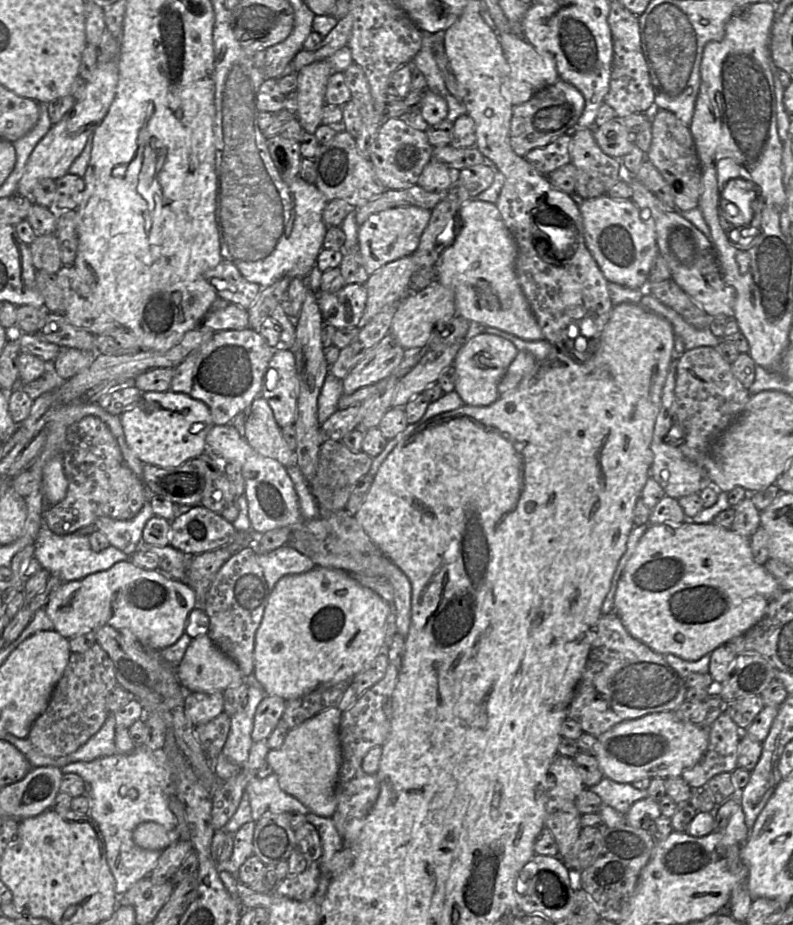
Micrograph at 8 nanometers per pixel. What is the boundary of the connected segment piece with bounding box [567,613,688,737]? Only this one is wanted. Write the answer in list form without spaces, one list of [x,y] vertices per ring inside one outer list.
[[[609,613],[602,615],[597,623],[582,677],[567,709],[567,717],[579,723],[584,732],[598,737],[622,721],[651,713],[675,711],[685,701],[687,690],[684,678],[667,663],[663,655],[634,638],[620,617]]]

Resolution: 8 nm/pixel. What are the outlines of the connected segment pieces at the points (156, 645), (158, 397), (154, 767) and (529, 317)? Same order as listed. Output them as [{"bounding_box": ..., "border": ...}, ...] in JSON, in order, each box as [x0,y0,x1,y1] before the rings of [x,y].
[{"bounding_box":[45,561,197,651],"border":[[[131,561],[114,564],[106,571],[96,572],[82,580],[63,583],[52,595],[45,610],[53,622],[53,630],[67,639],[103,626],[116,630],[127,629],[145,648],[161,651],[177,642],[185,633],[191,611],[197,607],[195,591],[187,584],[175,580],[160,570],[147,571]]]},{"bounding_box":[119,390,214,468],"border":[[[170,390],[143,392],[134,406],[128,408],[119,417],[129,449],[144,465],[149,464],[160,468],[178,467],[205,453],[206,436],[214,426],[209,408],[204,402]]]},{"bounding_box":[61,746,177,896],"border":[[[137,746],[128,754],[115,754],[90,762],[72,762],[61,768],[63,774],[74,773],[87,784],[90,800],[89,816],[100,828],[106,848],[106,860],[115,880],[115,892],[122,896],[138,880],[155,868],[161,852],[139,847],[133,841],[133,831],[142,822],[153,821],[167,830],[174,830],[177,819],[169,808],[169,798],[177,795],[173,769],[165,750],[150,750]]]},{"bounding_box":[436,199,544,340],"border":[[[470,199],[460,209],[453,243],[439,257],[436,280],[454,292],[456,315],[474,326],[494,327],[523,340],[541,340],[544,335],[516,274],[517,254],[517,244],[497,205]]]}]

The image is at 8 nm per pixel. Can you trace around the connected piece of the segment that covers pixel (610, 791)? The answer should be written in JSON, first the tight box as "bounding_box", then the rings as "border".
{"bounding_box":[588,777,649,815],"border":[[[606,777],[588,789],[596,793],[605,805],[611,806],[623,815],[634,802],[649,796],[647,790],[637,789],[630,783],[620,783]]]}

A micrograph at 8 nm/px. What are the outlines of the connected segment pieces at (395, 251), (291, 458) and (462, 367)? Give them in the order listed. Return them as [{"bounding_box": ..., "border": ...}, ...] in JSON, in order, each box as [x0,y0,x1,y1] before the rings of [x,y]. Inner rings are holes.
[{"bounding_box":[358,206,431,276],"border":[[[417,206],[396,207],[372,214],[359,226],[358,247],[368,276],[390,262],[412,255],[419,246],[431,215],[431,210]]]},{"bounding_box":[241,396,297,467],"border":[[[258,396],[249,407],[241,431],[247,443],[259,454],[277,460],[284,467],[297,465],[296,452],[284,440],[263,397]]]},{"bounding_box":[453,331,518,407],"border":[[[473,331],[453,362],[456,372],[454,391],[459,394],[465,405],[482,407],[491,405],[499,398],[498,384],[517,353],[518,349],[509,340]]]}]

